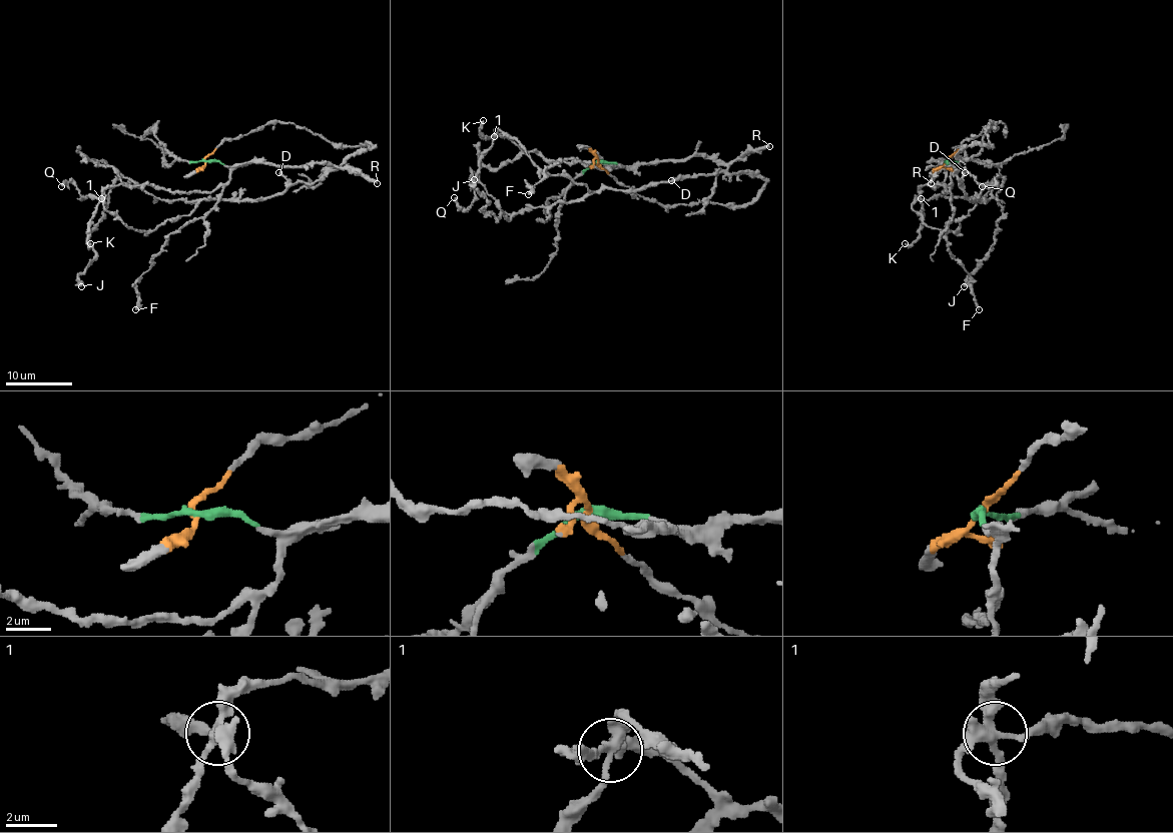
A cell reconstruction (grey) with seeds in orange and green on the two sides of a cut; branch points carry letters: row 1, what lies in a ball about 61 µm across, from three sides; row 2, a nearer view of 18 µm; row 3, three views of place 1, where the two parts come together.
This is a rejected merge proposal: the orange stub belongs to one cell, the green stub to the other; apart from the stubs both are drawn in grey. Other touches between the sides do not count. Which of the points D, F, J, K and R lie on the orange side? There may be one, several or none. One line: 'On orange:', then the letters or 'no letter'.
On orange: D, J

